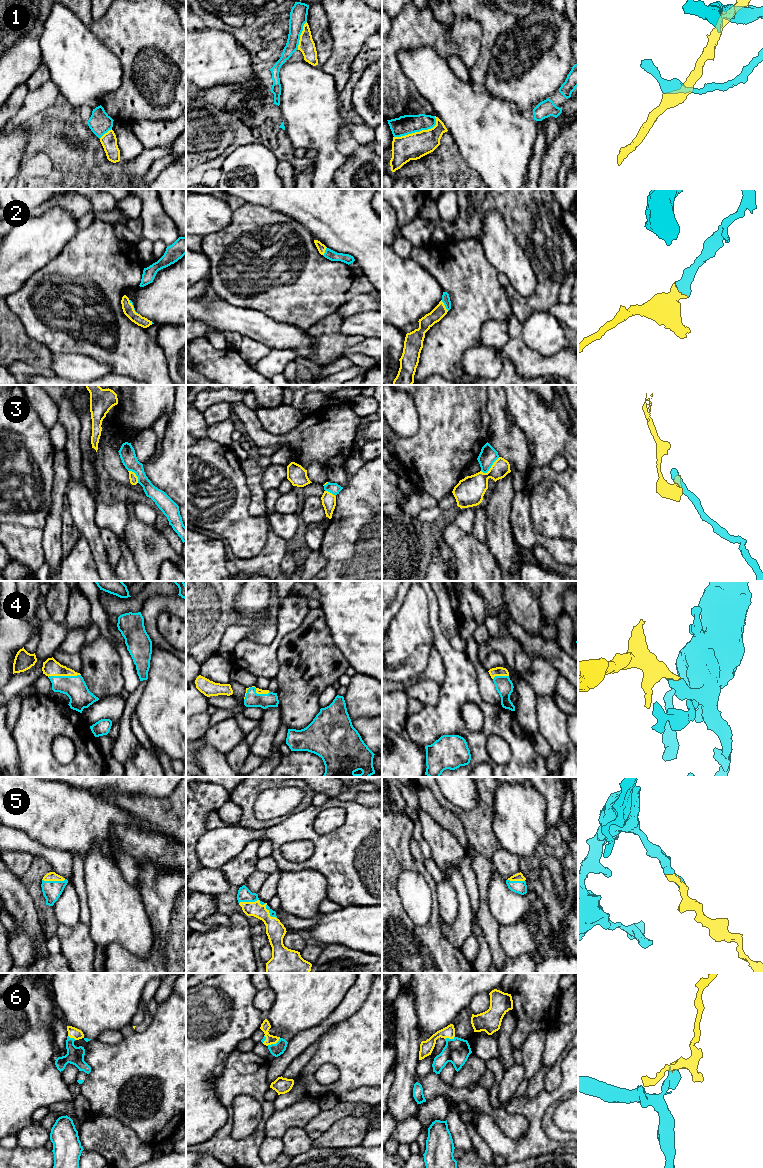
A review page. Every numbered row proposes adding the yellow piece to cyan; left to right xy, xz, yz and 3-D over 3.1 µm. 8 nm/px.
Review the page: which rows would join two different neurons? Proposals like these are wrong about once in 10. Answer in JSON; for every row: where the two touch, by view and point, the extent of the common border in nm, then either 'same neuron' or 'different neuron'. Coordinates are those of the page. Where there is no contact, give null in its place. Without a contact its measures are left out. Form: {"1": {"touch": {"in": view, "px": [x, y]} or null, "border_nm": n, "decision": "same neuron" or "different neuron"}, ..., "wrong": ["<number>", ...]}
{"1": {"touch": {"in": "yz", "px": [417, 131]}, "border_nm": 380, "decision": "different neuron"}, "2": {"touch": {"in": "yz", "px": [444, 304]}, "border_nm": 110, "decision": "same neuron"}, "3": {"touch": {"in": "yz", "px": [490, 467]}, "border_nm": 190, "decision": "different neuron"}, "4": {"touch": {"in": "xy", "px": [64, 676]}, "border_nm": 260, "decision": "same neuron"}, "5": {"touch": {"in": "xz", "px": [260, 903]}, "border_nm": 340, "decision": "same neuron"}, "6": {"touch": {"in": "xz", "px": [273, 1044]}, "border_nm": 130, "decision": "same neuron"}, "wrong": ["1", "3"]}

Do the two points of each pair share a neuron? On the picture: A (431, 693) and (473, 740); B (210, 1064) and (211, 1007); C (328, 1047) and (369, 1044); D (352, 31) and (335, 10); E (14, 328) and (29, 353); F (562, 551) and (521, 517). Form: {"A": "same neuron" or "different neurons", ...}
{"A": "different neurons", "B": "same neuron", "C": "same neuron", "D": "same neuron", "E": "same neuron", "F": "same neuron"}

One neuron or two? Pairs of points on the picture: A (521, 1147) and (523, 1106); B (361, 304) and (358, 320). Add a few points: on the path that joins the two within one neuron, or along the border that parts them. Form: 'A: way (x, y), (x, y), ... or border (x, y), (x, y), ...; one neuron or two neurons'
A: way (531, 1137), (533, 1135), (533, 1116); one neuron
B: border (371, 309), (358, 311), (342, 320); two neurons

